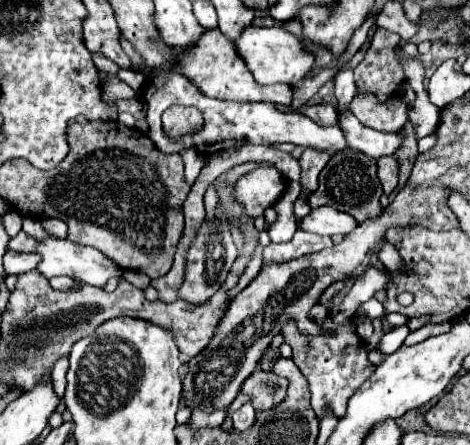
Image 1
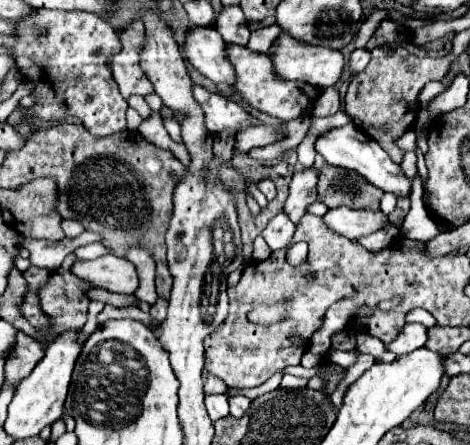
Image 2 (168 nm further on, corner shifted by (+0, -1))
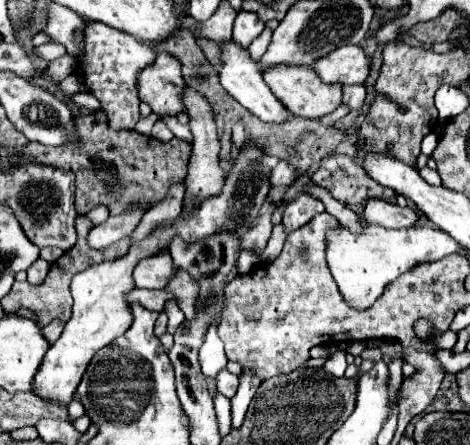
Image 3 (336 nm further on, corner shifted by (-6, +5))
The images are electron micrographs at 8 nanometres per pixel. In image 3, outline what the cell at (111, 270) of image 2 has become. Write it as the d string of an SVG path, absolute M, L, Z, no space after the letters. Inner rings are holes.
M159 254L147 260L139 260L139 264L133 270L135 288L165 288L173 272L175 266L169 254Z

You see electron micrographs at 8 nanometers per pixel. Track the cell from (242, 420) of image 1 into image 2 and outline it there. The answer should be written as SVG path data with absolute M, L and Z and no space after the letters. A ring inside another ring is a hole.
M233 396L229 398L229 406L231 406L231 416L235 418L241 418L245 414L245 410L249 408L251 400L247 396Z

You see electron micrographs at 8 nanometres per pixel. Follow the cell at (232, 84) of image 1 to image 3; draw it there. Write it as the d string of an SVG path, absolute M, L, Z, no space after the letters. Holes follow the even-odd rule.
M281 64L275 68L263 70L263 80L271 88L271 92L279 98L279 102L293 114L301 118L321 118L333 112L341 104L341 84L325 84L315 76L309 66L289 66Z

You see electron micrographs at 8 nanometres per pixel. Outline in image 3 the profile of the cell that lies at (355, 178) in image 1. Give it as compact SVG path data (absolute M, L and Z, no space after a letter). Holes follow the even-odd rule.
M343 154L325 156L313 174L313 182L327 188L335 200L349 206L355 206L367 198L389 200L395 194L389 188L375 184L375 180L367 176L355 158Z

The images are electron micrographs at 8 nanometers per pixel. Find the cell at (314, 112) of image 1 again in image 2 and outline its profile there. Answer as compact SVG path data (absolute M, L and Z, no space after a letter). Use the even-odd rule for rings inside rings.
M327 88L323 90L321 98L315 102L313 116L331 116L337 110L341 110L341 96L337 88Z

